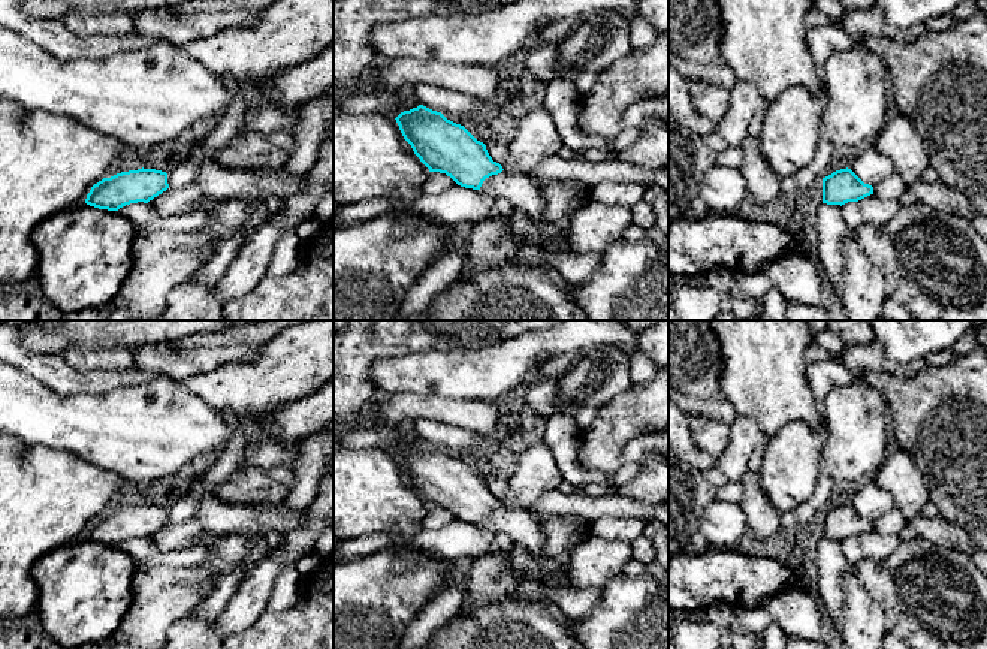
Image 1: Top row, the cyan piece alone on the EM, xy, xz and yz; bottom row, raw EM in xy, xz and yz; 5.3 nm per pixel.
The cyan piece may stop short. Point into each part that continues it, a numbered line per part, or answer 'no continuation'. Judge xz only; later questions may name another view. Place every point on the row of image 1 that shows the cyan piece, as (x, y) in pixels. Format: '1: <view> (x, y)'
1: xz (524, 192)

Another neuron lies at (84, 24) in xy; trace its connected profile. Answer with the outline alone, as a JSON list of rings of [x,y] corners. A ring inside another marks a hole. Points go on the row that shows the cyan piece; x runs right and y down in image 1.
[[[67,12],[61,21],[70,31],[84,39],[93,36],[129,34],[135,30],[133,15],[124,12]]]

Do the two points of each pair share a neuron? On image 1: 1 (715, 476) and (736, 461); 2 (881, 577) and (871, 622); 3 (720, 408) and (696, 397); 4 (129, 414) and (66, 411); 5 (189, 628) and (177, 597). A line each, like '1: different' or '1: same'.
1: different
2: different
3: same
4: same
5: different

